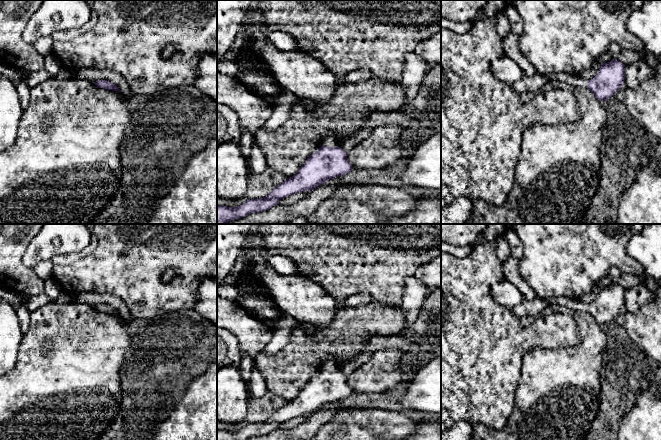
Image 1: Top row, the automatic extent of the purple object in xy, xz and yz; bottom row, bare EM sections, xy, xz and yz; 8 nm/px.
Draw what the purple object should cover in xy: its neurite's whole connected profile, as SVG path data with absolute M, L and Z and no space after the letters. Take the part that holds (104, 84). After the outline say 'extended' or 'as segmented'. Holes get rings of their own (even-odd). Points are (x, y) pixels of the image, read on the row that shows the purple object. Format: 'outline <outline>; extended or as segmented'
outline M98 80L93 83L99 88L103 88L106 90L115 90L117 92L121 92L119 87L117 87L115 84L113 84L107 80Z; as segmented

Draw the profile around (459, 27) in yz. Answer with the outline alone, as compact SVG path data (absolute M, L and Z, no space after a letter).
M441 17L441 28L456 32L457 34L465 34L471 31L475 24L474 21L458 22Z

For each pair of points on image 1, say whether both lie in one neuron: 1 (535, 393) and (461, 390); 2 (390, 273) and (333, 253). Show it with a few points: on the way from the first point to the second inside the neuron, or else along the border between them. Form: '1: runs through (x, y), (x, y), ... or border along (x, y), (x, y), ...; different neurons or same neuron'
1: border along (520, 369), (514, 395), (514, 406), (509, 415); different neurons
2: runs through (376, 263), (365, 253), (347, 253); same neuron

